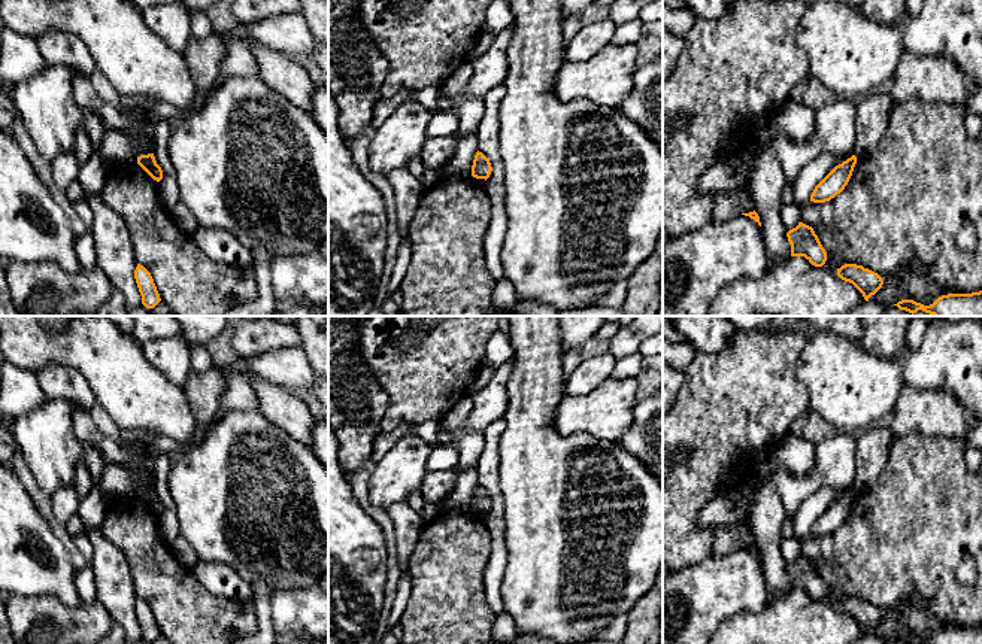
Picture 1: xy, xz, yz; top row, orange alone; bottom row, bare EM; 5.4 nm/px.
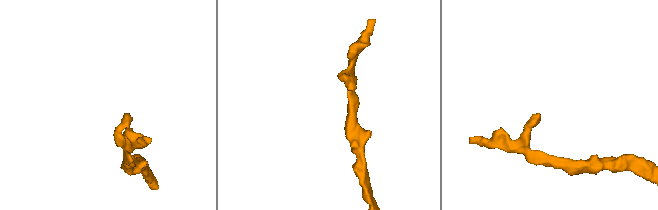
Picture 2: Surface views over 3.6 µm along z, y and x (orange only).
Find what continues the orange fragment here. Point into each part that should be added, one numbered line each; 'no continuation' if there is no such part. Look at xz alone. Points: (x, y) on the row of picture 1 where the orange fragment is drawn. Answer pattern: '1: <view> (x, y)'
no continuation

